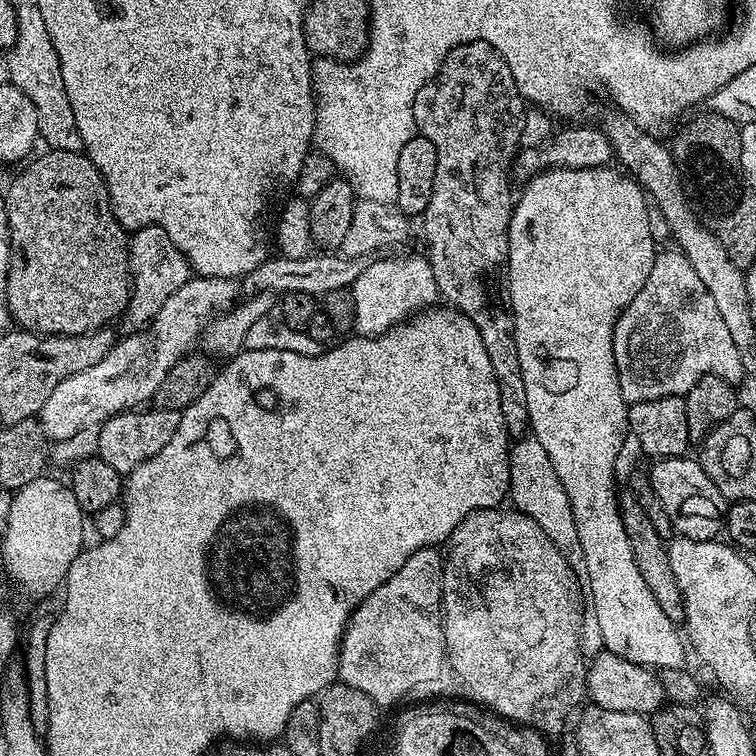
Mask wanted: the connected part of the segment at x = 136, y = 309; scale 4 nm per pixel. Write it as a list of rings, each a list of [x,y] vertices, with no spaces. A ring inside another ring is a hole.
[[[147,224],[131,233],[128,241],[128,266],[132,281],[132,295],[128,297],[128,304],[124,307],[122,317],[125,333],[138,332],[147,328],[152,323],[154,314],[162,310],[166,298],[170,298],[170,294],[174,294],[178,286],[186,286],[186,282],[194,275],[182,250],[178,250],[178,246],[170,242],[170,234],[166,234],[166,230],[162,230],[162,226],[157,224]]]

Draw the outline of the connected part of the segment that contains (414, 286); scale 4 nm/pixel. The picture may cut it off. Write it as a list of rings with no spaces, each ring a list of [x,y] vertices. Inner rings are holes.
[[[422,254],[406,258],[373,259],[370,266],[355,279],[350,291],[354,298],[354,330],[359,336],[380,336],[388,332],[409,316],[431,307],[439,295],[433,268]]]

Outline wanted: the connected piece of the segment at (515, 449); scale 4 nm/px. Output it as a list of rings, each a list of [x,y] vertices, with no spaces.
[[[525,434],[515,441],[508,450],[508,465],[510,466],[511,507],[517,512],[526,514],[546,530],[546,538],[558,546],[560,553],[568,559],[578,582],[584,586],[588,582],[586,558],[582,554],[582,542],[578,540],[578,526],[574,524],[572,500],[566,496],[562,482],[558,482],[558,473],[554,470],[554,462],[550,462],[550,454],[546,454],[542,442],[531,434]]]

